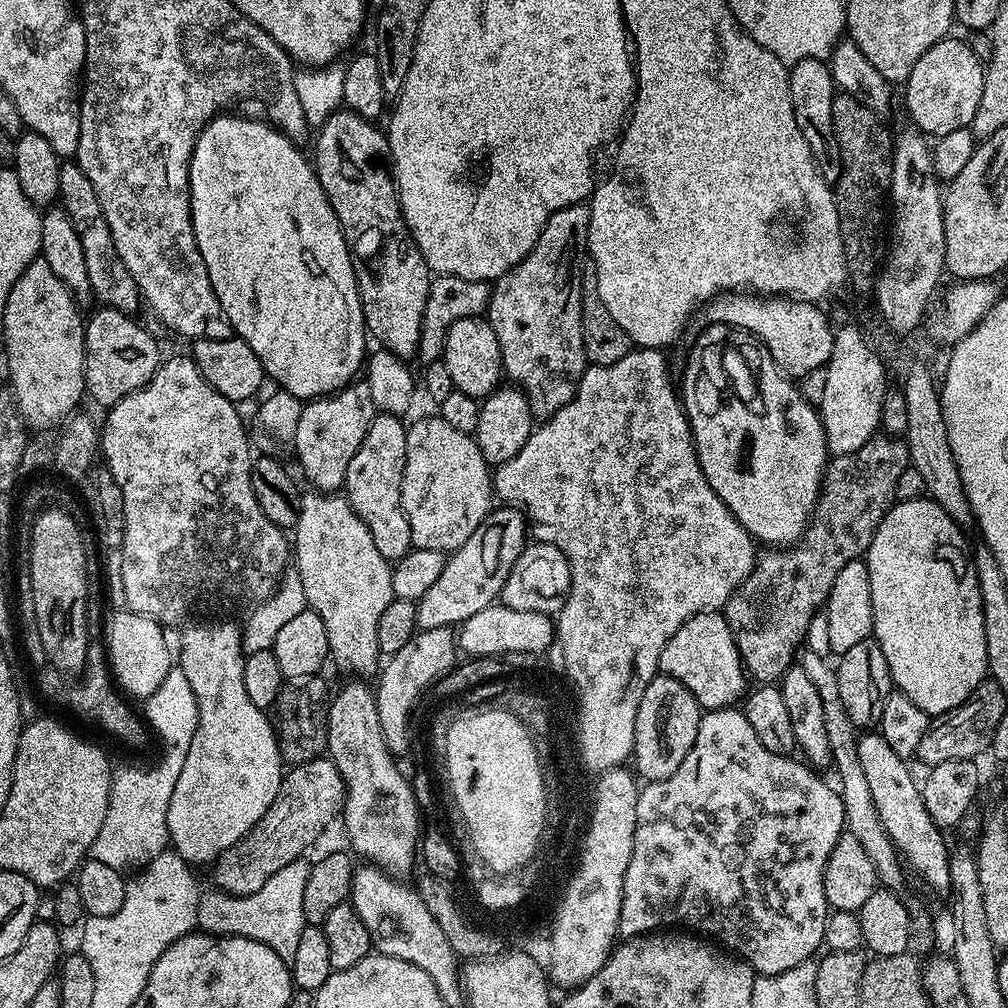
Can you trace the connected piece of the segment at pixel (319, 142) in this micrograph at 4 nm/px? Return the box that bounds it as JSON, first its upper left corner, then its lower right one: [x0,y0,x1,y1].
[314,110,430,358]

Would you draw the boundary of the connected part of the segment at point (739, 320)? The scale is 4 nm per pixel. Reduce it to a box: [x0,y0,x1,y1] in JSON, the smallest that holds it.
[707,294,834,378]

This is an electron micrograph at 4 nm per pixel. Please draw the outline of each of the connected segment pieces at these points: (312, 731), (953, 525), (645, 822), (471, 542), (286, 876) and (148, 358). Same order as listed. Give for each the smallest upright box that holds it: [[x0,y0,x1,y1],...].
[[270,675,330,766],[866,498,988,718],[619,707,846,976],[416,507,530,629],[196,858,312,962],[84,306,162,406]]

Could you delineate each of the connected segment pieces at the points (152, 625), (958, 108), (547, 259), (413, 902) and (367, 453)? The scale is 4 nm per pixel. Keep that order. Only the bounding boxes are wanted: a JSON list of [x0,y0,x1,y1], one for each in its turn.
[[106,610,174,697],[902,38,985,138],[486,203,589,418],[350,867,466,1005],[344,412,412,562]]

